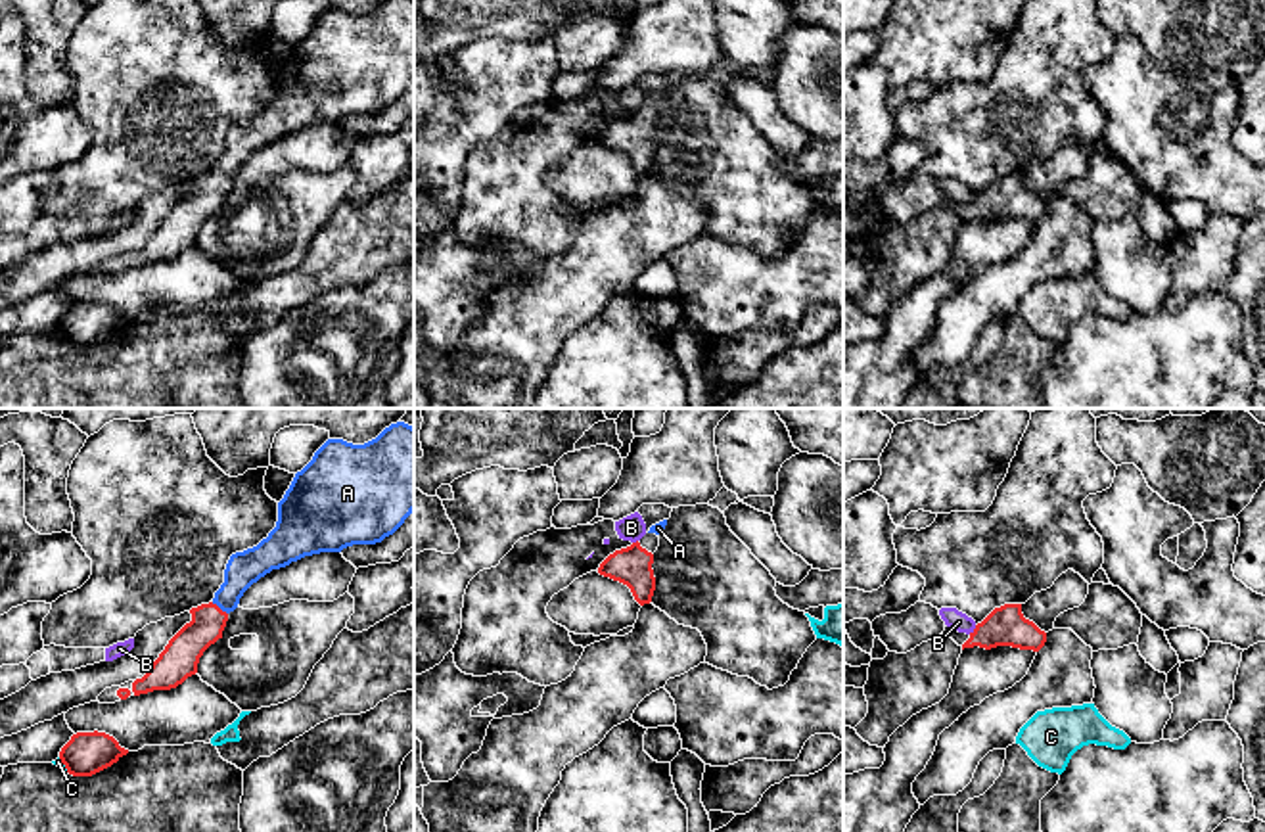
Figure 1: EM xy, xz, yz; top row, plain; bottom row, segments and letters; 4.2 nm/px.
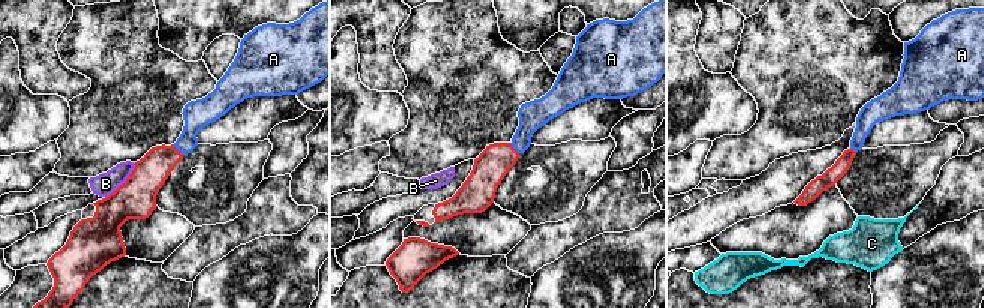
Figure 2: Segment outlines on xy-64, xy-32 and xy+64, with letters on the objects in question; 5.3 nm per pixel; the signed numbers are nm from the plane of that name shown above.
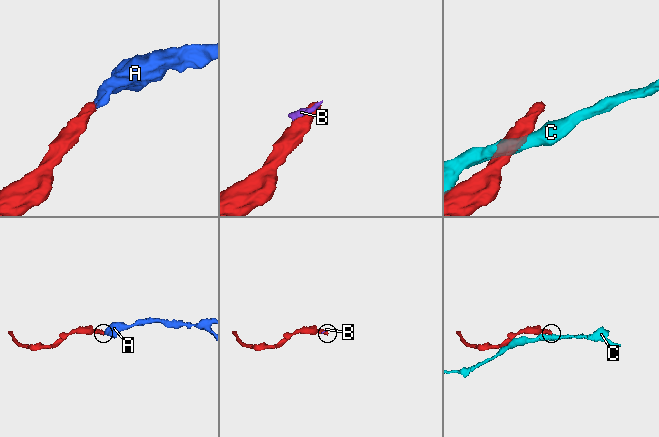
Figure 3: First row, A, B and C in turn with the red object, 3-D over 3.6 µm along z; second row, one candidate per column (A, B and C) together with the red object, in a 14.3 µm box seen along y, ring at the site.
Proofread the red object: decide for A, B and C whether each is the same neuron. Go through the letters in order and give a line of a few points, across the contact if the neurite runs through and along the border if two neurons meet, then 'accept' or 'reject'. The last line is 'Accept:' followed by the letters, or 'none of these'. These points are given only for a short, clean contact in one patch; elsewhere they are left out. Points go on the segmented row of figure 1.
A: line xy (183, 652), (206, 627), (217, 606), (244, 568); accept
B: line yz (976, 625), (968, 633); reject
C: line xy (58, 758), (68, 769); reject
Accept: A

